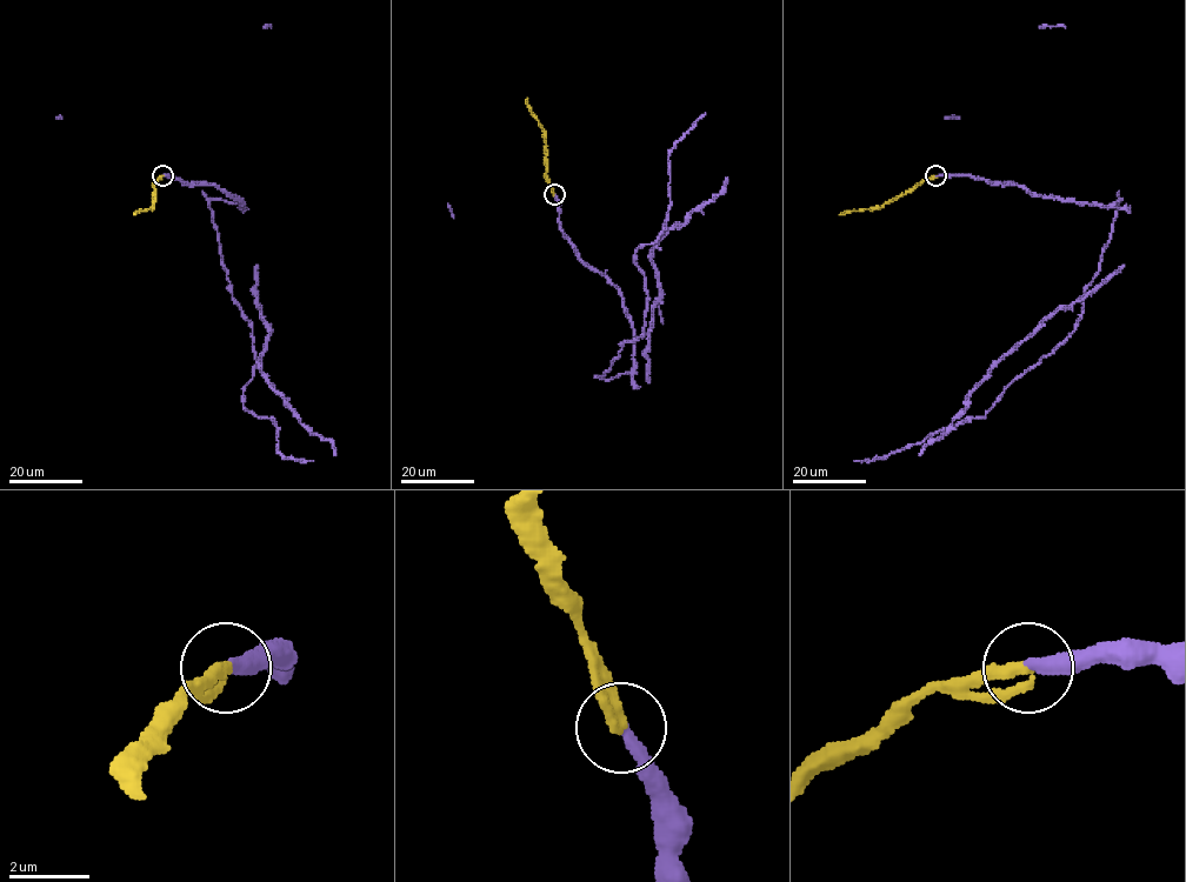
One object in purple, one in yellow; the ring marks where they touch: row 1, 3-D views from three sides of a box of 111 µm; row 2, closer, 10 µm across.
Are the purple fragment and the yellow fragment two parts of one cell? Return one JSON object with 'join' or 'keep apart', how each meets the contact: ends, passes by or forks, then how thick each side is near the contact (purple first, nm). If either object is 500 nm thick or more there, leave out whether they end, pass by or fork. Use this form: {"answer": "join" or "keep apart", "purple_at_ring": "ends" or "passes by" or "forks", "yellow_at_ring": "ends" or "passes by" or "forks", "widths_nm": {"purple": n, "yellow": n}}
{"answer": "join", "purple_at_ring": "ends", "yellow_at_ring": "ends", "widths_nm": {"purple": 360, "yellow": 360}}

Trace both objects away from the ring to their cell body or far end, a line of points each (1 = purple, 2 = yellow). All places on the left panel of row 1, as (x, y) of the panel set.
1: (161, 176), (241, 201), (210, 208), (252, 329), (244, 407), (275, 423), (277, 450), (313, 461)
2: (161, 176), (154, 185), (154, 205), (135, 215)

